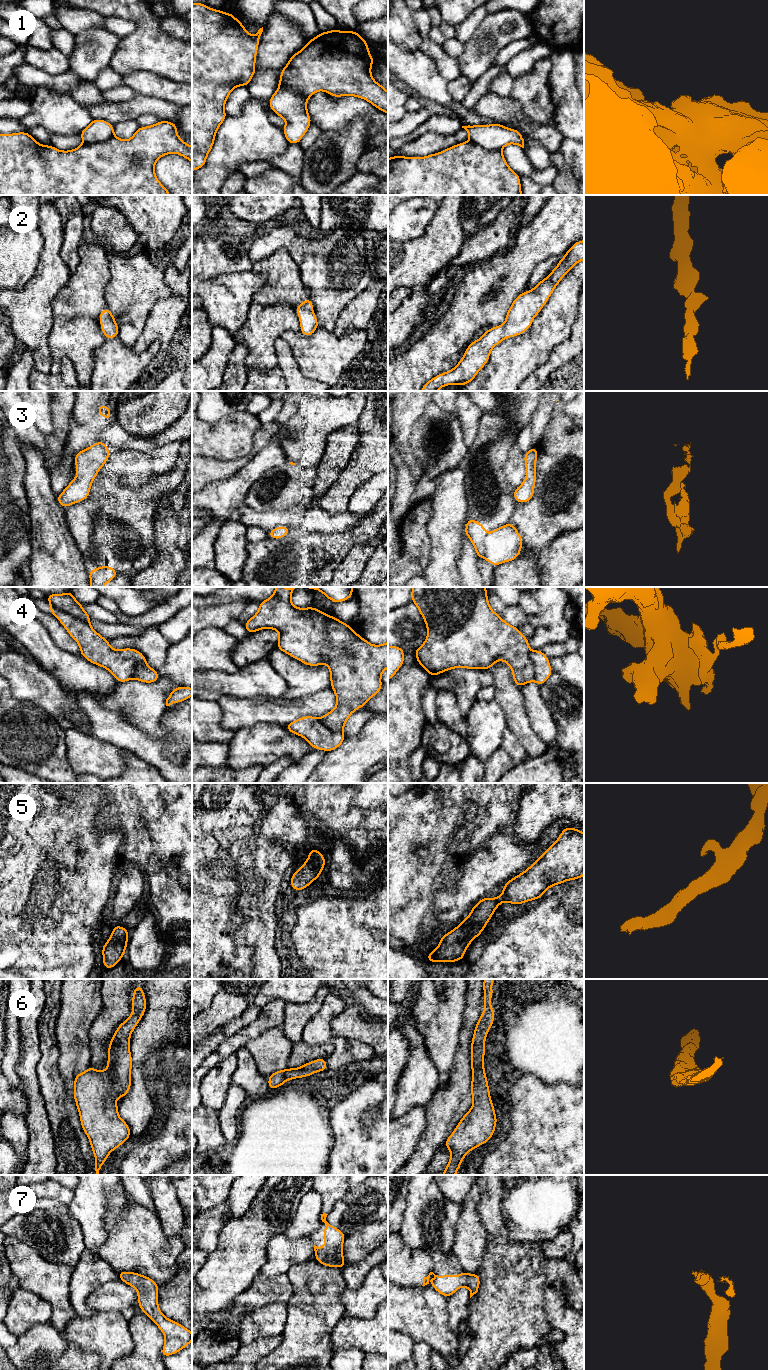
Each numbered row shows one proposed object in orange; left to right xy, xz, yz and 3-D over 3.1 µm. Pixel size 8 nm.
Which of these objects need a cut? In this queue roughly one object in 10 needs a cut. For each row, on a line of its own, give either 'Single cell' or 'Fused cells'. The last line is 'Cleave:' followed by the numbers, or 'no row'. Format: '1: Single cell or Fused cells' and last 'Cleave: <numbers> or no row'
1: Single cell
2: Single cell
3: Single cell
4: Single cell
5: Single cell
6: Single cell
7: Single cell
Cleave: no row

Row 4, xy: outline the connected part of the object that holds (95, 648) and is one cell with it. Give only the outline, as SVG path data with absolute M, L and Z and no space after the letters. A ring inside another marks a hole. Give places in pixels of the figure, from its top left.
M47 594L51 604L50 613L64 626L80 646L80 654L89 662L110 671L119 683L138 680L154 683L160 675L147 665L145 656L138 650L124 648L115 650L103 636L91 626L91 618L72 594Z

